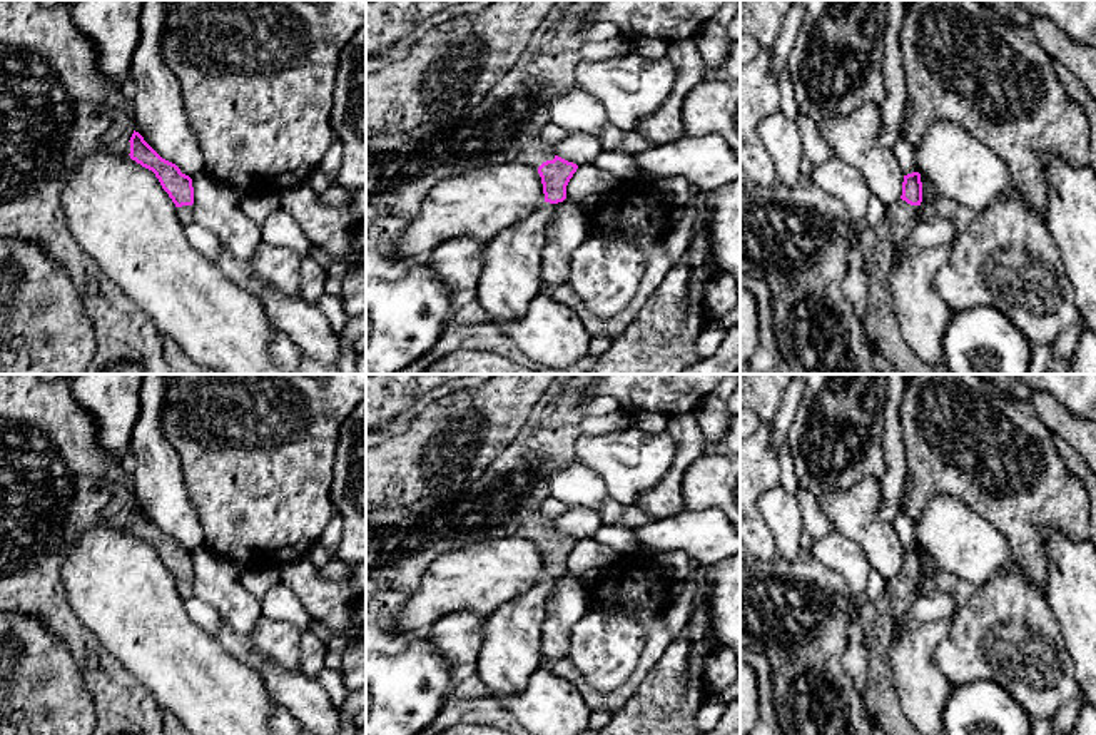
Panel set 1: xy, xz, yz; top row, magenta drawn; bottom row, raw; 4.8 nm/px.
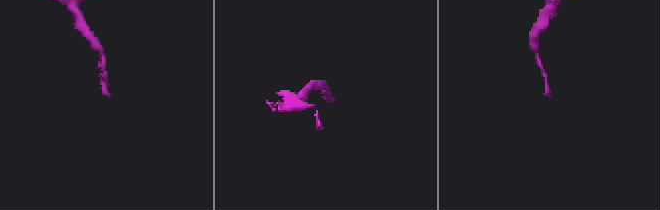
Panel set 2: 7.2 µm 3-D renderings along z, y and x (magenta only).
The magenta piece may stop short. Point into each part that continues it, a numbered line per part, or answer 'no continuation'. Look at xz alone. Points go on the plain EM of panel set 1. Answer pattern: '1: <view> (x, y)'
1: xz (535, 527)

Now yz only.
1: yz (879, 618)

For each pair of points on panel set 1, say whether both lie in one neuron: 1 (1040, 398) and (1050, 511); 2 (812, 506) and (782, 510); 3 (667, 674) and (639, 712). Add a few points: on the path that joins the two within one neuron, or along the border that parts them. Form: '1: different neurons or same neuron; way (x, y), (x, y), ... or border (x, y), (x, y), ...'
1: different neurons; border (1028, 401), (1055, 435)
2: different neurons; border (794, 495), (806, 528)
3: same neuron; way (667, 684), (649, 702)

